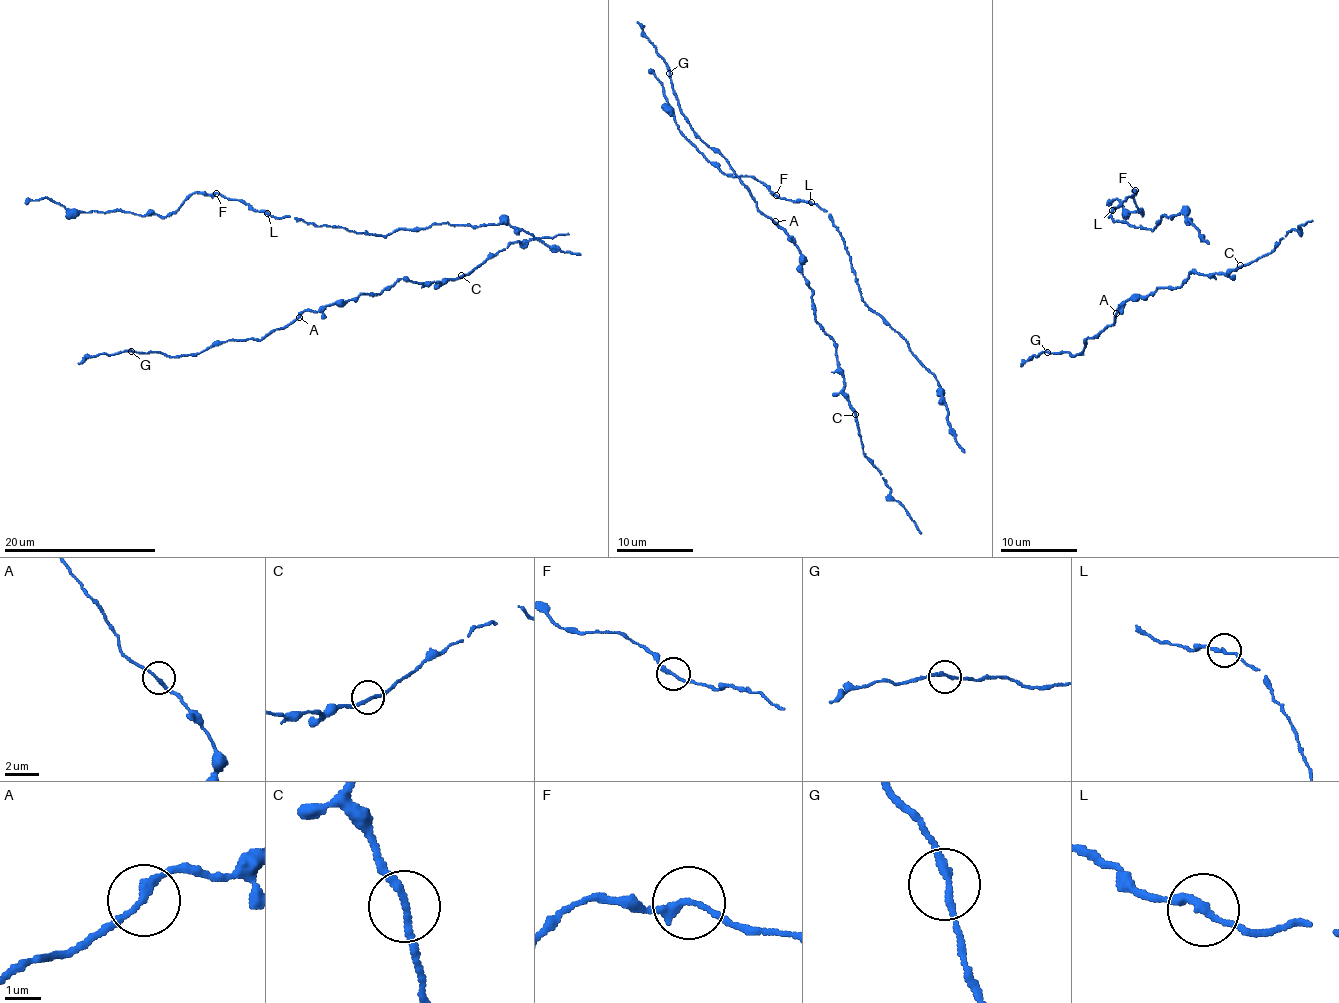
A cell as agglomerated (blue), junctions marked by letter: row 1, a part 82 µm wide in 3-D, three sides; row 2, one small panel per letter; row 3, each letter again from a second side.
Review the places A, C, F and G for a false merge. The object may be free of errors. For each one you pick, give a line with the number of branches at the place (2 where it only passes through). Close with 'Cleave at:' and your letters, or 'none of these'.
Cleave at: none of these

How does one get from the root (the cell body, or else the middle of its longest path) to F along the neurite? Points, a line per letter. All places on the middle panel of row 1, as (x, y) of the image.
F: (883, 323), (863, 300), (850, 255), (829, 213), (817, 204), (803, 200), (793, 203), (776, 195)

